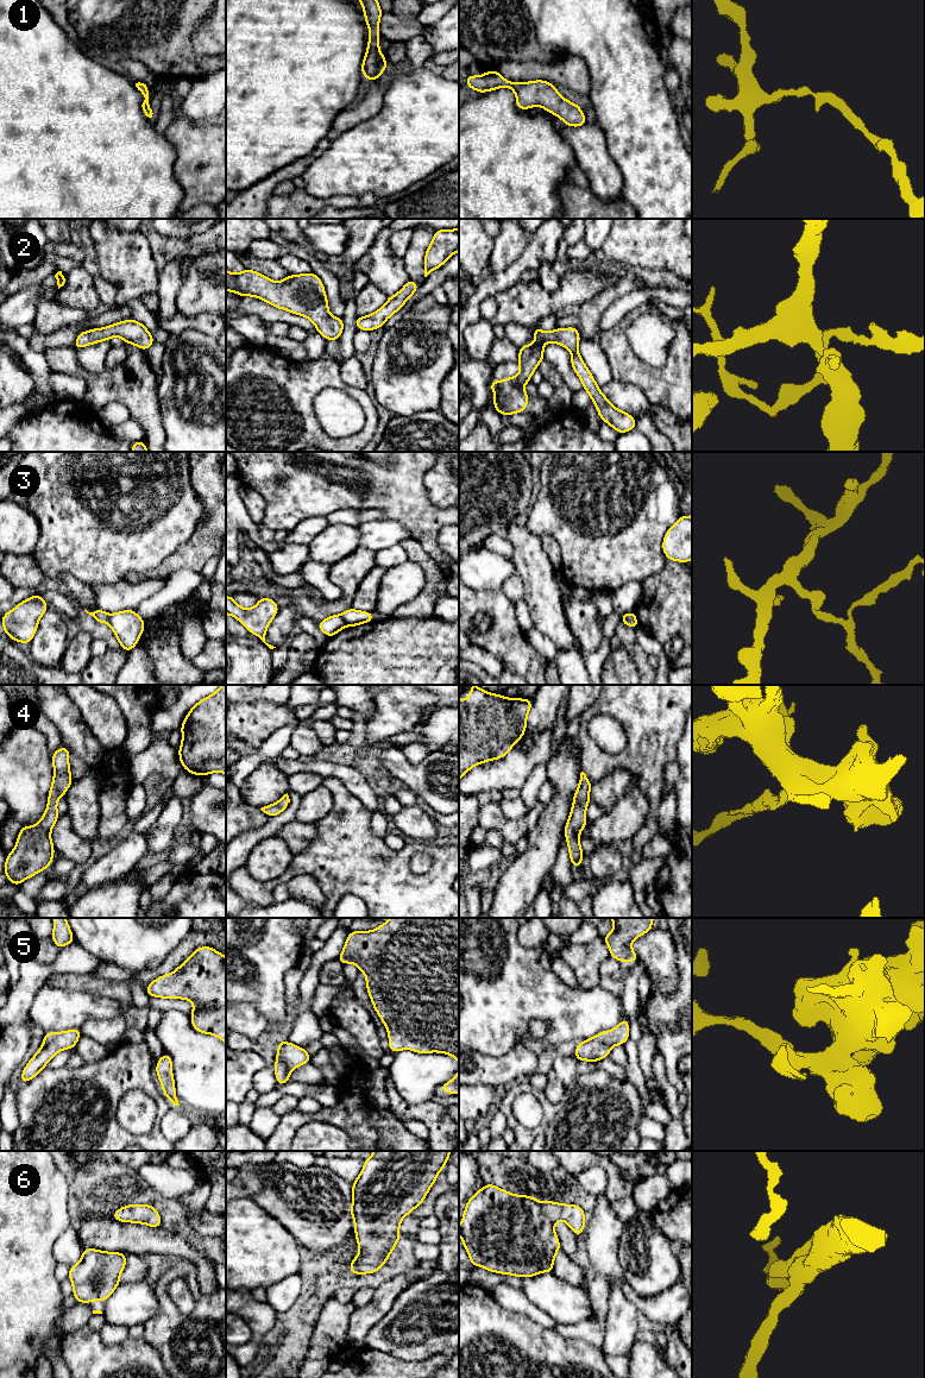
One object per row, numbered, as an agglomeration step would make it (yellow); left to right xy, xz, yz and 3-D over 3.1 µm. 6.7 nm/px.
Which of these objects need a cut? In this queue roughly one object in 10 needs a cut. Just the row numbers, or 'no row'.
3

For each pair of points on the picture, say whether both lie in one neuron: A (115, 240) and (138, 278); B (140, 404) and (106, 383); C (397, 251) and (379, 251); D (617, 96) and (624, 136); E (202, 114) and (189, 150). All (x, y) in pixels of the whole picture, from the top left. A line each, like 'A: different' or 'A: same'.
A: same
B: same
C: different
D: same
E: different

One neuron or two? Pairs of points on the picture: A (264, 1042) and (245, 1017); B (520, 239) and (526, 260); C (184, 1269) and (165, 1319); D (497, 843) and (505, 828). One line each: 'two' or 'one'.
A: one
B: two
C: one
D: two

